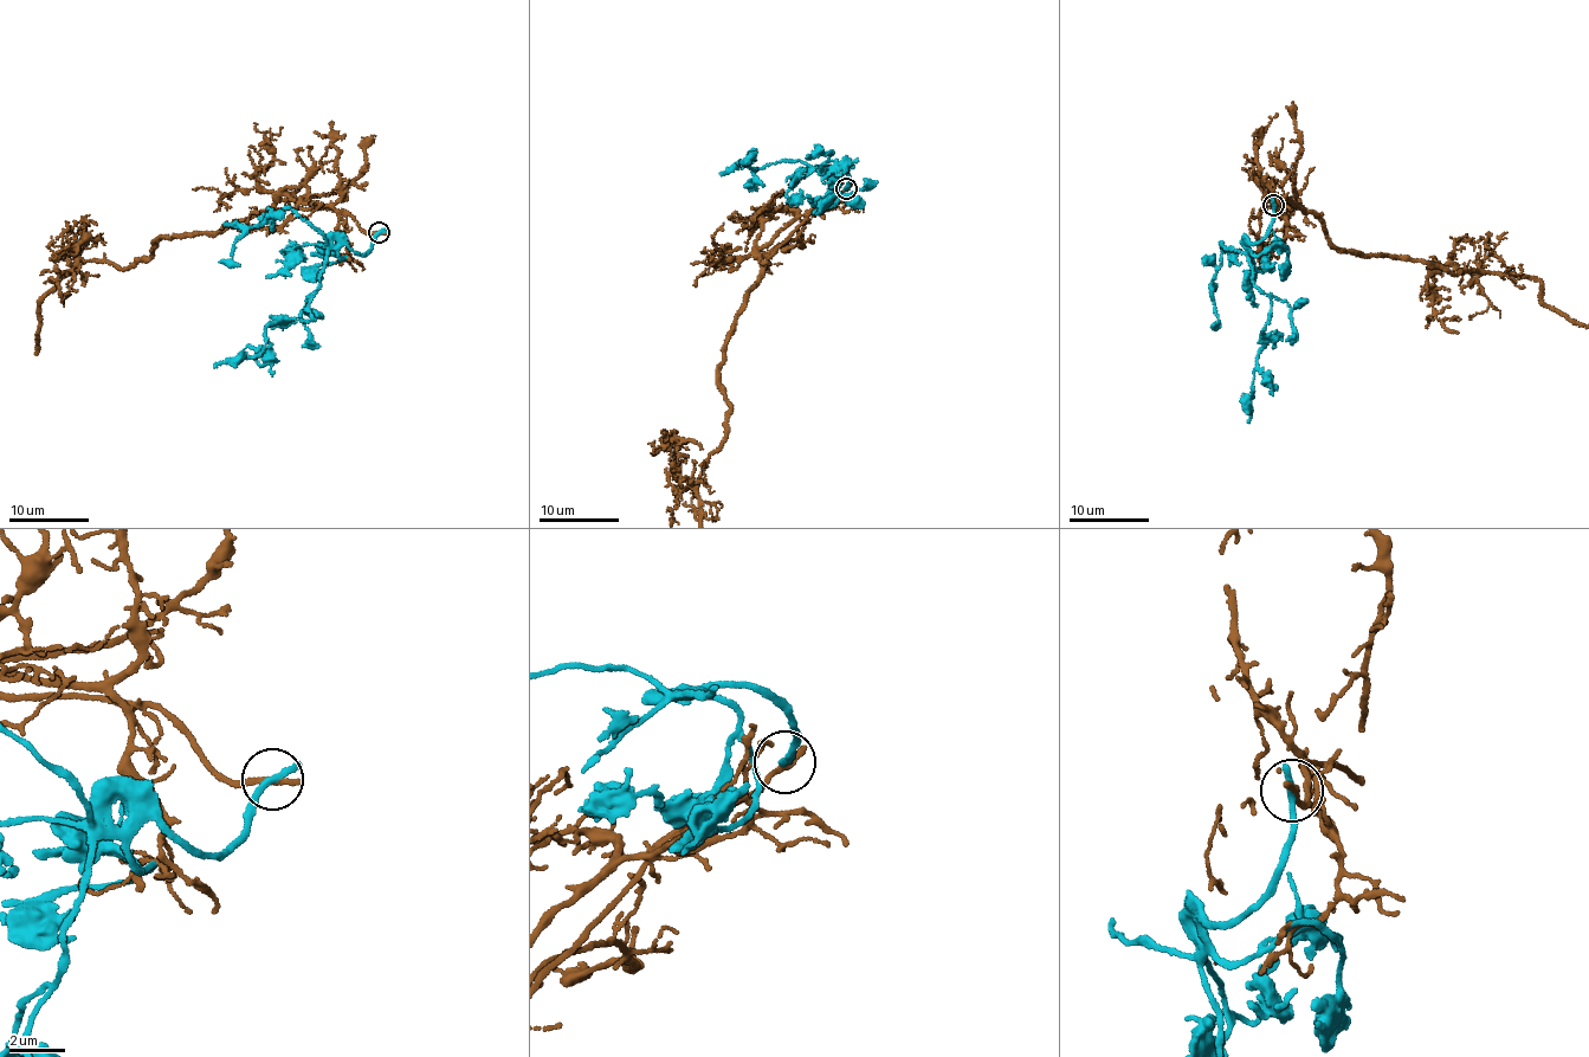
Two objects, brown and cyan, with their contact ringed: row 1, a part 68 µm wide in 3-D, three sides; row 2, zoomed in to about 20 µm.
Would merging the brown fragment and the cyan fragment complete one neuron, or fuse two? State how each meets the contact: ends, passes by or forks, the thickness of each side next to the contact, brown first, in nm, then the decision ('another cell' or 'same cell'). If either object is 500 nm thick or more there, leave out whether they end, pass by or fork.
brown ends; cyan ends; calibres 280 and 300 nm; another cell

